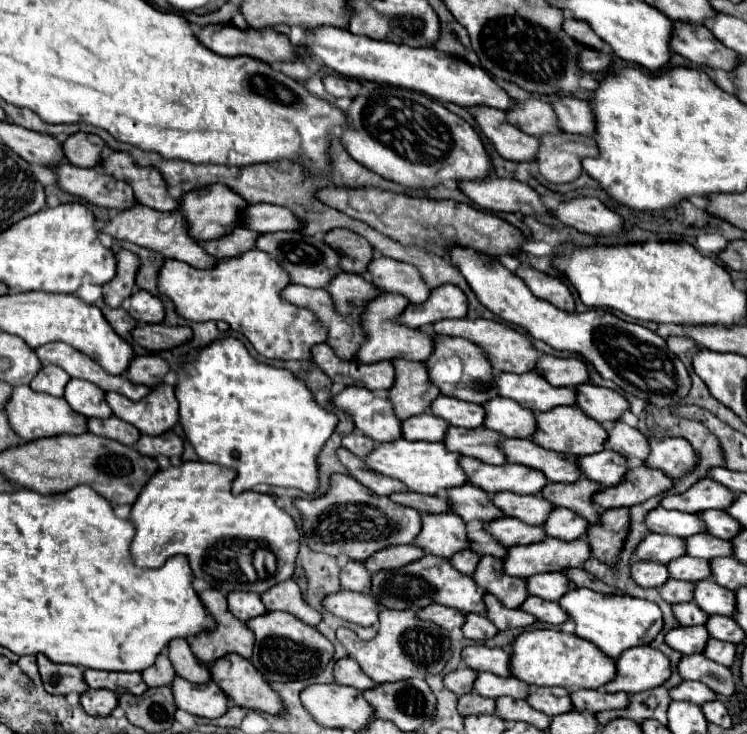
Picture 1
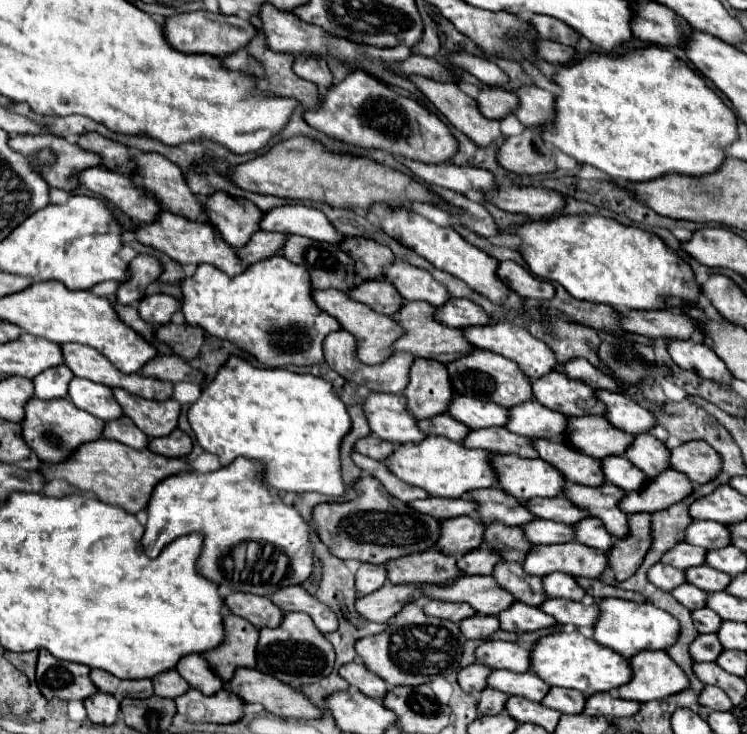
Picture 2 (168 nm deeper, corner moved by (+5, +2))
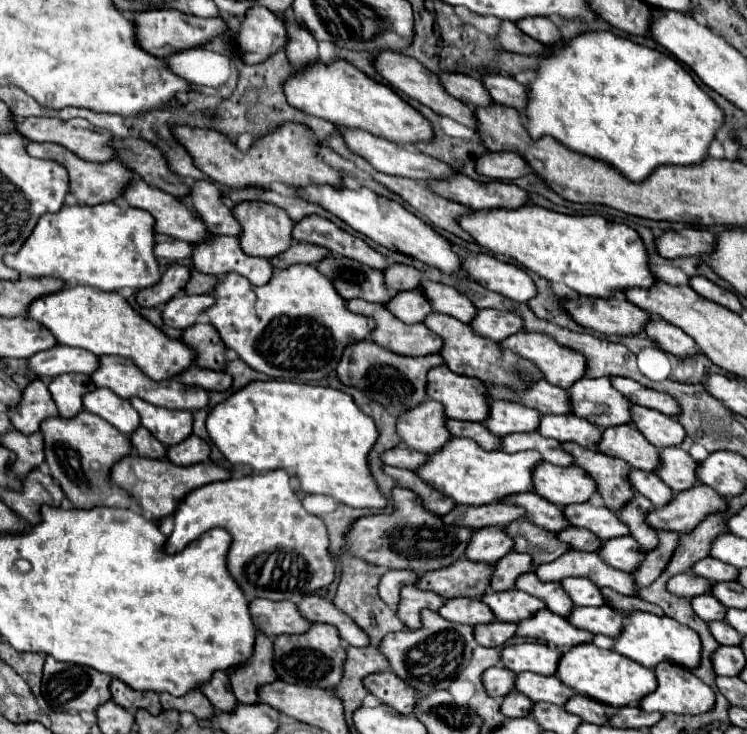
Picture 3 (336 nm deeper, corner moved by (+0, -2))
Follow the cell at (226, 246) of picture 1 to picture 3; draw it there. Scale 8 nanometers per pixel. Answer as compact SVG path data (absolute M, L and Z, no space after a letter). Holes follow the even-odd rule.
M294 241L286 251L272 257L270 263L272 263L274 269L284 269L284 267L290 267L290 265L296 265L296 263L312 263L312 265L316 265L320 259L324 259L328 255L330 255L330 251L320 247L320 245Z

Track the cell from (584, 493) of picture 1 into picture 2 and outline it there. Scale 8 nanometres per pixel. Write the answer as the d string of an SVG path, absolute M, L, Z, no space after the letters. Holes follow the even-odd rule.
M569 483L563 495L571 499L575 505L591 511L591 515L599 517L615 539L621 539L627 533L627 515L619 511L619 499L627 495L623 489L613 487L611 483L603 487L587 487L587 485Z

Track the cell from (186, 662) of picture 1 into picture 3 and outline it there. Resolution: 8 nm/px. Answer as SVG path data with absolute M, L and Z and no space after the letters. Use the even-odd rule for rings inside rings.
M214 671L212 677L198 689L220 711L230 711L238 703L236 697L232 695L232 689L230 689L230 683L228 683L228 675L224 671Z

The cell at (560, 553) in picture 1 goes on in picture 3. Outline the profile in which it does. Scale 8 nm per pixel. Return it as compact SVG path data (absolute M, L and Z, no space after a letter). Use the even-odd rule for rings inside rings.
M570 549L556 561L538 565L536 575L542 581L562 581L566 577L586 577L598 587L610 587L624 595L634 595L636 585L630 573L606 565L598 553Z

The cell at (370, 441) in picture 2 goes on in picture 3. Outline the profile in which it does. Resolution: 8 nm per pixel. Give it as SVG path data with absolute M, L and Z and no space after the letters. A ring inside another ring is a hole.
M398 445L394 449L388 449L382 453L382 463L386 465L392 465L392 467L402 467L402 469L410 469L410 471L416 471L420 467L420 463L426 461L426 455L424 453L418 453L418 451L412 451L404 445Z

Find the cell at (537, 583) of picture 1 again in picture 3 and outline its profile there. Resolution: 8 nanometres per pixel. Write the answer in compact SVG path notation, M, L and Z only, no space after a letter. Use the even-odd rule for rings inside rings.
M562 579L564 591L570 595L574 605L586 605L586 607L600 607L604 605L604 599L600 599L600 589L590 579Z

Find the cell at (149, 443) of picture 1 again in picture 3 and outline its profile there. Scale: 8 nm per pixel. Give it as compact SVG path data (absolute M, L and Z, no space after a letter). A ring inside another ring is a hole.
M190 435L182 443L172 445L166 451L168 461L172 461L174 465L194 465L194 463L200 463L200 461L206 461L208 455L210 455L208 443L202 441L196 435Z

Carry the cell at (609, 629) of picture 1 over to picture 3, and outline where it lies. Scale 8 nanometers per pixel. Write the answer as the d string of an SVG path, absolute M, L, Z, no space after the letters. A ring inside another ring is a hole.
M630 611L628 623L624 625L622 633L614 639L614 651L620 655L652 669L660 661L670 661L676 665L682 665L686 669L692 669L700 661L700 637L690 627L684 627L682 623L670 619L670 617L658 617L644 611Z

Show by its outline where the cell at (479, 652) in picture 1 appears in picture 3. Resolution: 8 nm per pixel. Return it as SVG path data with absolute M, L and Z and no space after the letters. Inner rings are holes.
M522 643L504 647L500 653L500 663L512 673L532 671L538 675L554 675L560 655L560 649L550 649L544 643Z

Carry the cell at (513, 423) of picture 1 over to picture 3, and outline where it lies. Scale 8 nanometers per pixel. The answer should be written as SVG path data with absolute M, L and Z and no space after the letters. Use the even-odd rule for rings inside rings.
M542 415L538 433L542 437L552 437L560 443L576 441L582 447L596 447L602 429L584 423L584 419L576 419L576 415Z

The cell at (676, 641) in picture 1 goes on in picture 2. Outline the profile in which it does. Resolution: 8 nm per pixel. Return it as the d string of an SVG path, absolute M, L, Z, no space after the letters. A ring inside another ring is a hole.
M715 633L699 635L691 643L691 657L695 661L717 661L721 653L723 653L723 645L719 643L719 637Z

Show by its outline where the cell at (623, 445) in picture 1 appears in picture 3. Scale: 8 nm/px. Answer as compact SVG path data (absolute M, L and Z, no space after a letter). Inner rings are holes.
M664 447L660 449L660 463L654 469L654 473L664 479L664 483L674 491L684 491L692 487L698 479L694 475L696 461L682 451L680 447Z

